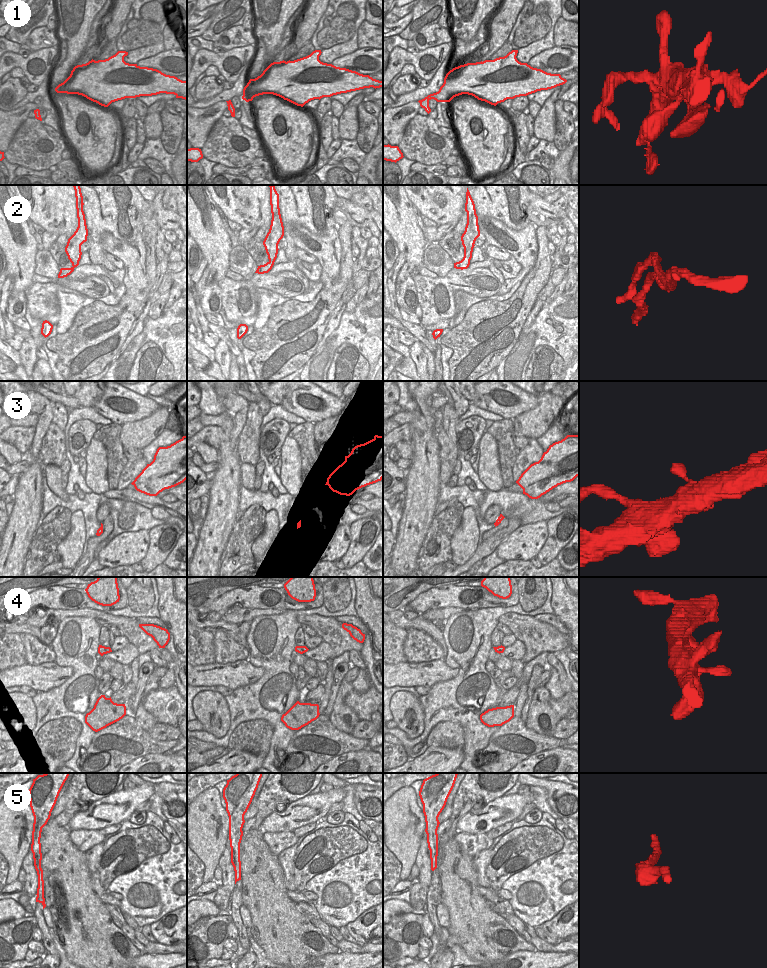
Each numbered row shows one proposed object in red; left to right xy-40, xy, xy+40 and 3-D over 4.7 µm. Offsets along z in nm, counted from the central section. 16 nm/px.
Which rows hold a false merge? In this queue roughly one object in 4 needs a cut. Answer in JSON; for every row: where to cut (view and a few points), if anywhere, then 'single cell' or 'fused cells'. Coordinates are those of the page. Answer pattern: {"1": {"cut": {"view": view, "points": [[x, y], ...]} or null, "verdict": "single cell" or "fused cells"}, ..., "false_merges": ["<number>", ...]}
{"1": {"cut": null, "verdict": "single cell"}, "2": {"cut": {"view": "xy+40", "points": [[465, 230], [473, 230], [479, 233]]}, "verdict": "fused cells"}, "3": {"cut": null, "verdict": "single cell"}, "4": {"cut": null, "verdict": "single cell"}, "5": {"cut": null, "verdict": "single cell"}, "false_merges": ["2"]}

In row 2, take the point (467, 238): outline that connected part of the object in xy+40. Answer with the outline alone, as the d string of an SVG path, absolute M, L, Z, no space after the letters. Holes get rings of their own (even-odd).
M473 230L464 231L464 233L462 234L461 241L464 247L464 251L474 248L475 241L480 236L480 233L478 233L477 237L475 238L474 237L475 234L476 232L474 232Z

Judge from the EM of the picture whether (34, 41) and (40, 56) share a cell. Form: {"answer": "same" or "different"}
{"answer": "different"}

